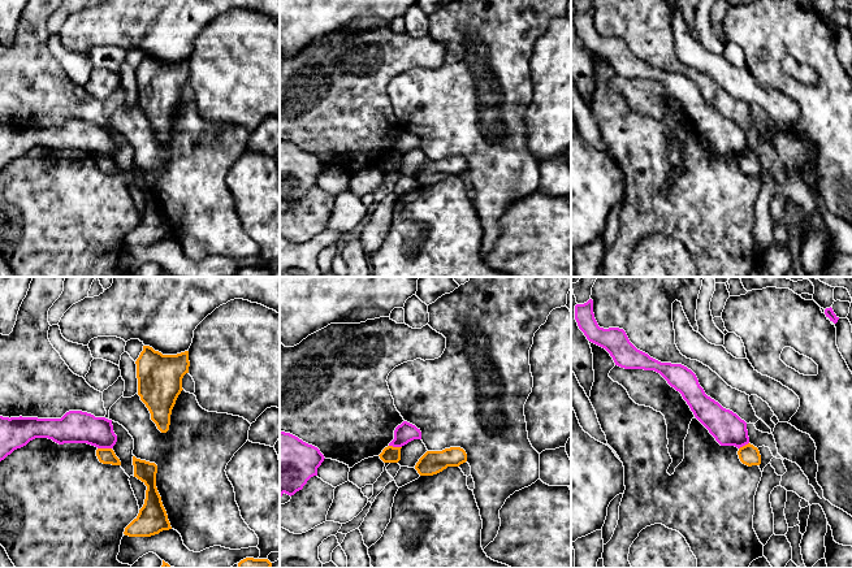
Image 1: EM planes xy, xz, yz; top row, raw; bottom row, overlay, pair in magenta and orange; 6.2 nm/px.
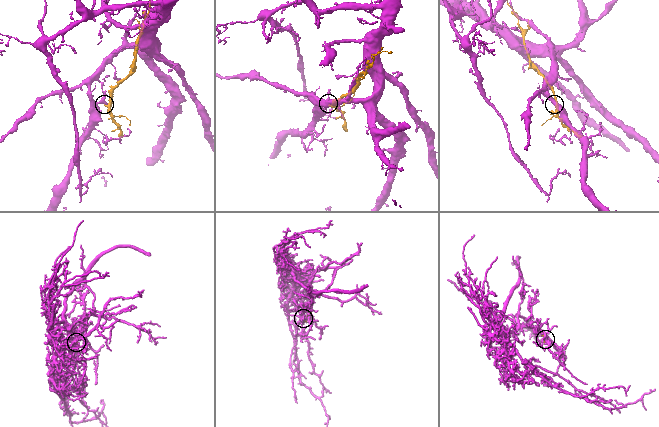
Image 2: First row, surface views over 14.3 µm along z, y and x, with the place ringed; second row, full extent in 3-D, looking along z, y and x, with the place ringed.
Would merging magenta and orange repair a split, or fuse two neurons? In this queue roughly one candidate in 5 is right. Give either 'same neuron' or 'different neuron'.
different neuron

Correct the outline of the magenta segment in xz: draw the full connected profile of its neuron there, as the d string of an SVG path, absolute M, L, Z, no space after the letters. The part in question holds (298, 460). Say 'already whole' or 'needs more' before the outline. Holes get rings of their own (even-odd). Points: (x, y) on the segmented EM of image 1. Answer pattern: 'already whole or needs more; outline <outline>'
needs more; outline M280 432L280 504L290 502L311 477L317 476L324 459L317 447Z

